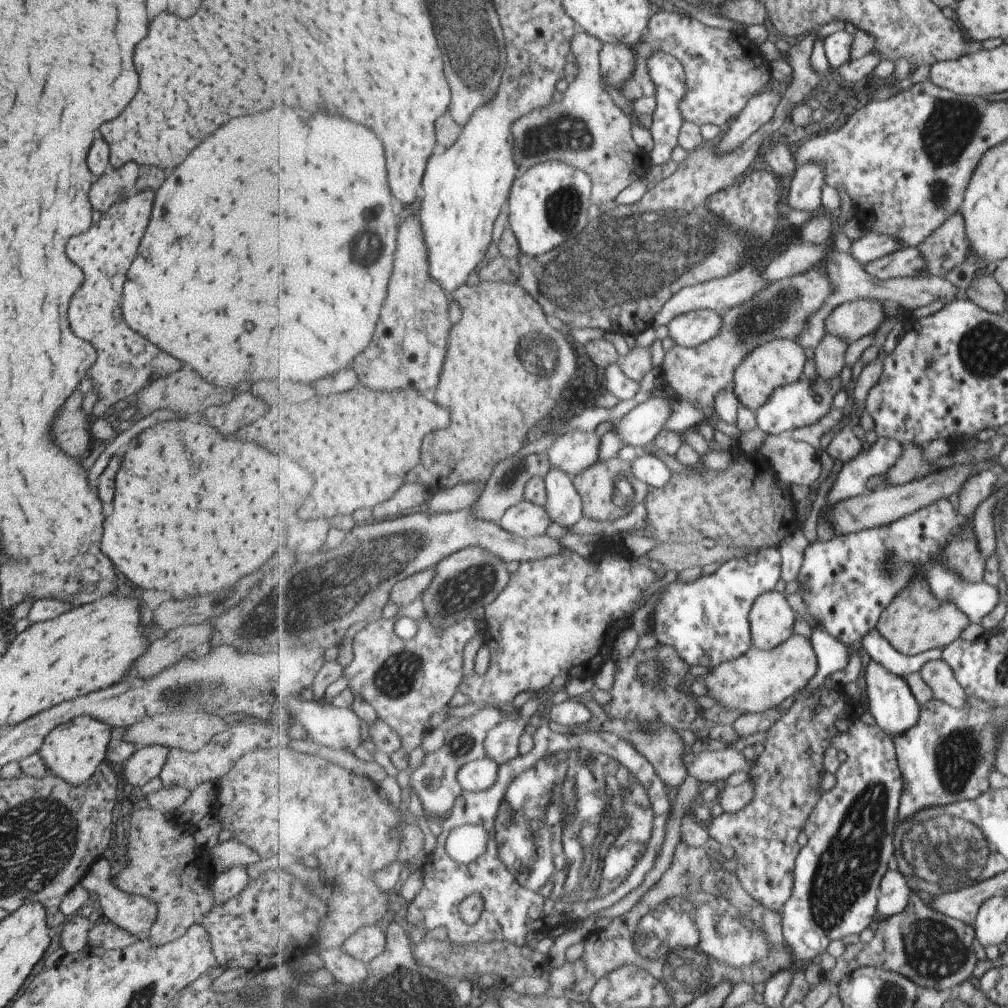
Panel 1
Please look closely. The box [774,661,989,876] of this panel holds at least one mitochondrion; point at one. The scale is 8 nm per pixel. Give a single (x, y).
(960, 758)

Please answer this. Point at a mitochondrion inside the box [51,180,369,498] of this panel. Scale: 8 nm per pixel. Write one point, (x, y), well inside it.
(166, 207)

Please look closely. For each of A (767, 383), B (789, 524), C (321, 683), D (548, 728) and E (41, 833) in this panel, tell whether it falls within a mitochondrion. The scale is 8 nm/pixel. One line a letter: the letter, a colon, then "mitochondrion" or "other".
A: other
B: other
C: other
D: other
E: mitochondrion

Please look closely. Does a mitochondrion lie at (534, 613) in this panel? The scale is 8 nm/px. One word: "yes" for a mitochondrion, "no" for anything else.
no

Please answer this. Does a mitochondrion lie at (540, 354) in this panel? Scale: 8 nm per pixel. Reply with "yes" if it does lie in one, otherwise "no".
yes

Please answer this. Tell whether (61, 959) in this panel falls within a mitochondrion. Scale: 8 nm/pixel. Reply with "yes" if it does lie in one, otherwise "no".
no

